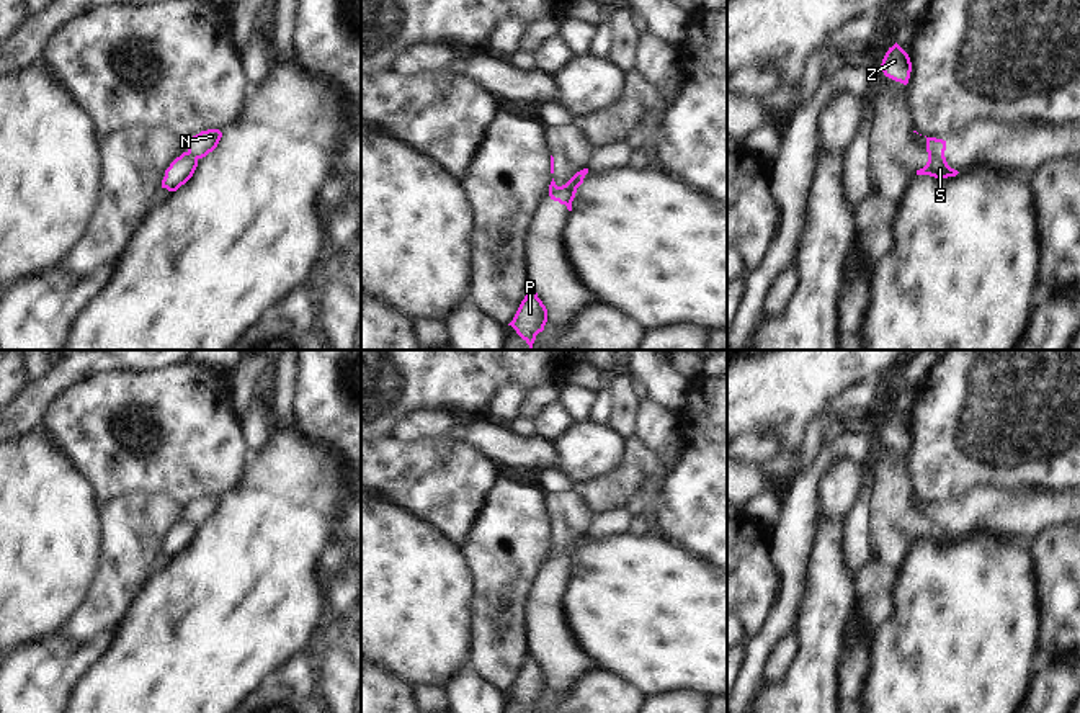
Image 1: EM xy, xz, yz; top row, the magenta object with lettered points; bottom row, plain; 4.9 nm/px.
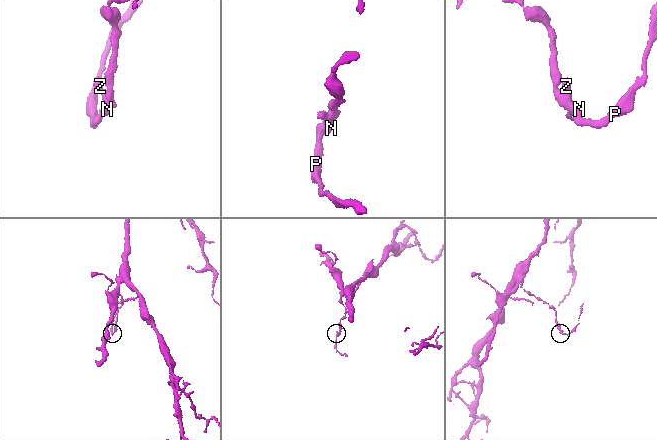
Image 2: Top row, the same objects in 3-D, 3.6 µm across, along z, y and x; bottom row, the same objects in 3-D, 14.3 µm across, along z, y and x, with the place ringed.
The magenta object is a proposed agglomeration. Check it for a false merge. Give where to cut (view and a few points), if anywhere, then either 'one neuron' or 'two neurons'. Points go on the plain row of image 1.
cut yz (927, 514), (943, 522); two neurons

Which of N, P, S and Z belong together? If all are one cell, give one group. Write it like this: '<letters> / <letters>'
N Z / P S

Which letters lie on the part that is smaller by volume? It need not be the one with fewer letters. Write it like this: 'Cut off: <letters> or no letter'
Cut off: P, S

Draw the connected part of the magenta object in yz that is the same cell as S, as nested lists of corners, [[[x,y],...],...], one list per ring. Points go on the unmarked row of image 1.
[[[928,517],[928,528],[923,535],[917,536],[917,541],[930,541],[935,545],[956,543],[959,538],[951,535],[944,522]]]

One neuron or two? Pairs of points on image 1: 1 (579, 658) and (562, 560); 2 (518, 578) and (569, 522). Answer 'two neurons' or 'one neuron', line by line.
1: one neuron
2: two neurons

